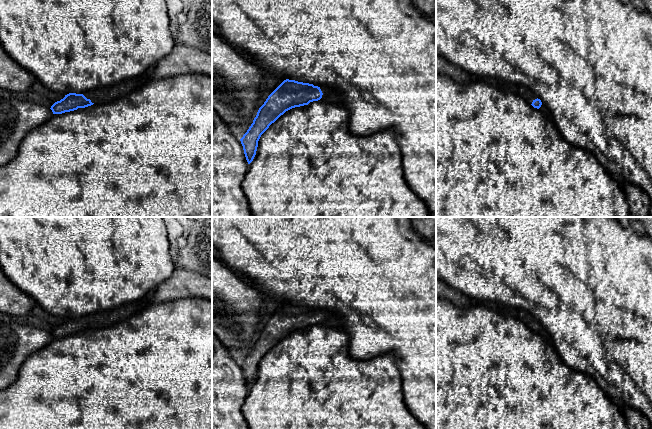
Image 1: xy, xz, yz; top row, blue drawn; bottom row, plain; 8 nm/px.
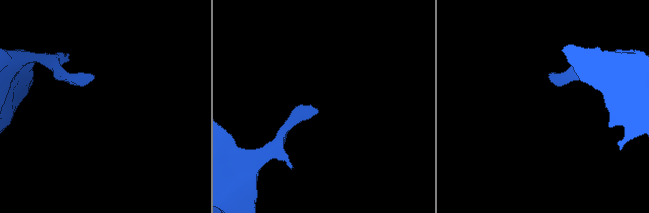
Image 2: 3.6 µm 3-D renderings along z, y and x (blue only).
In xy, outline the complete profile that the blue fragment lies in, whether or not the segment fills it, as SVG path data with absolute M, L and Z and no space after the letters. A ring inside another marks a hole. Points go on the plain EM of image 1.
M176 267L171 276L143 300L83 318L69 317L60 325L55 326L50 333L53 338L62 338L93 328L110 326L117 321L130 318L151 304L187 297L212 300L212 278L185 268Z

